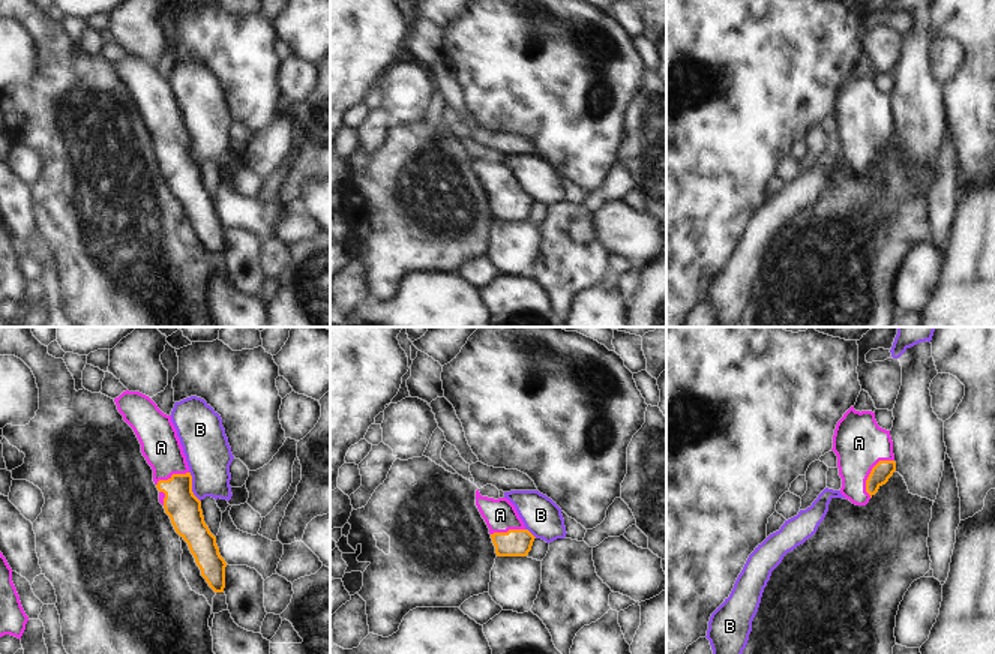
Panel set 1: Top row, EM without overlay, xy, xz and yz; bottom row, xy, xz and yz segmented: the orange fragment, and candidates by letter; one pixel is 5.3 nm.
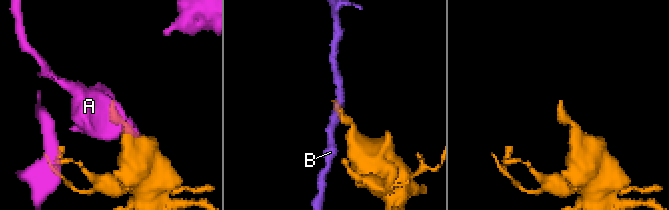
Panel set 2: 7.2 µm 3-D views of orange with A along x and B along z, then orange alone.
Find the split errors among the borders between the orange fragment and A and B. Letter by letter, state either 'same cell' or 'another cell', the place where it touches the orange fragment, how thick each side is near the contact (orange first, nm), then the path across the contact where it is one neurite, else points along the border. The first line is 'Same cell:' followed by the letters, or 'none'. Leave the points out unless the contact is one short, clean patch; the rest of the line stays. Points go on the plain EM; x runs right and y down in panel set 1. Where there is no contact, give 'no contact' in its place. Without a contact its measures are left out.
Same cell: A
A: same cell; meets orange in yz at (871, 137); 110 nm thick on the orange side, 280 nm on the other; runs through yz (880, 138), (871, 137), (859, 107)
B: another cell; meets orange in xy at (191, 150); 180 nm thick on the orange side, 240 nm on the other; border along xy (189, 135), (192, 158), (200, 165)

